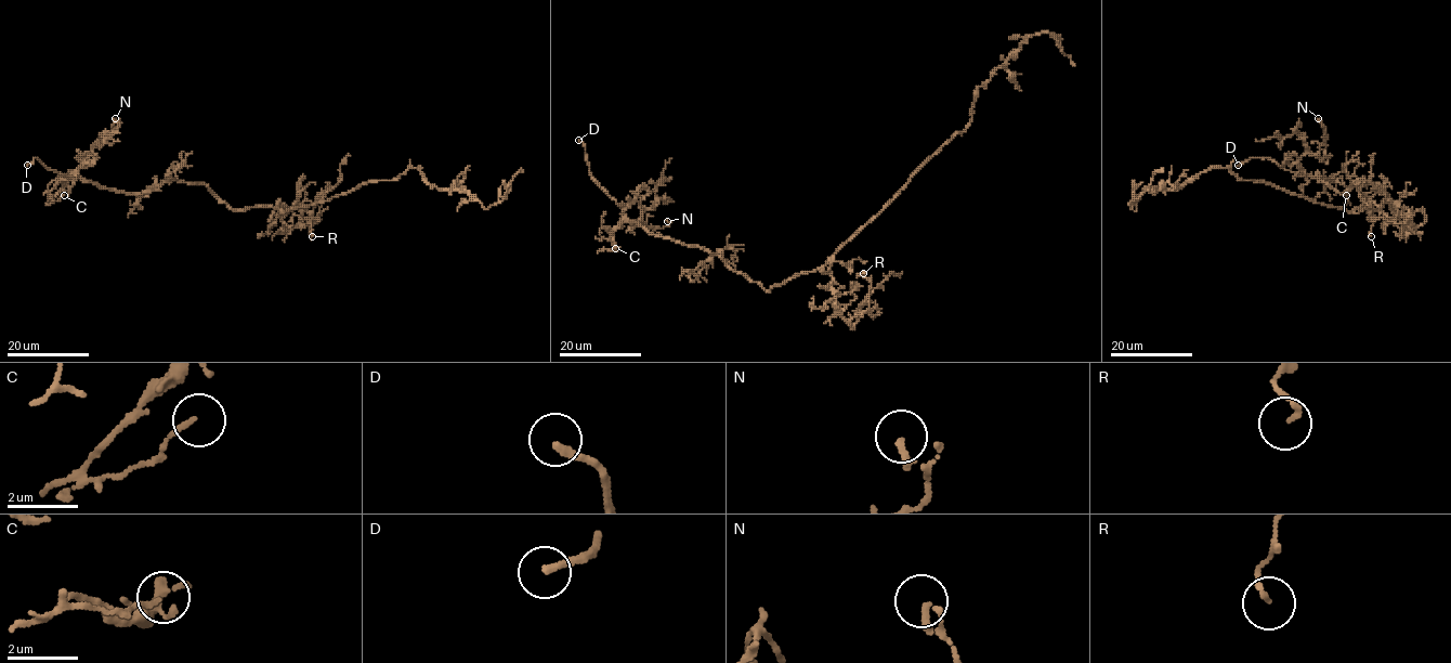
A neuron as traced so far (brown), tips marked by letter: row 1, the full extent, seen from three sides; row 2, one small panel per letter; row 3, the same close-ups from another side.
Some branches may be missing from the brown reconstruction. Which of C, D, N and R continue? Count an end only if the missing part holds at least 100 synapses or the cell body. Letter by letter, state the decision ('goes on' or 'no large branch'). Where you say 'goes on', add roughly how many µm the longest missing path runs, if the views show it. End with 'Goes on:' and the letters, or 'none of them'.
C: no large branch
D: goes on | 7 µm
N: no large branch
R: no large branch
Goes on: D

